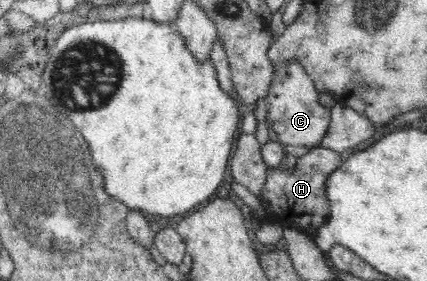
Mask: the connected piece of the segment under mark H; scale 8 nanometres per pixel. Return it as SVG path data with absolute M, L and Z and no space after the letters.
M313 147L295 160L293 168L279 170L269 167L266 170L265 182L262 186L260 202L266 207L267 214L260 218L251 210L252 224L272 221L287 226L294 226L305 234L315 237L319 228L325 227L329 220L329 203L326 199L326 178L342 163L341 153L330 148Z

